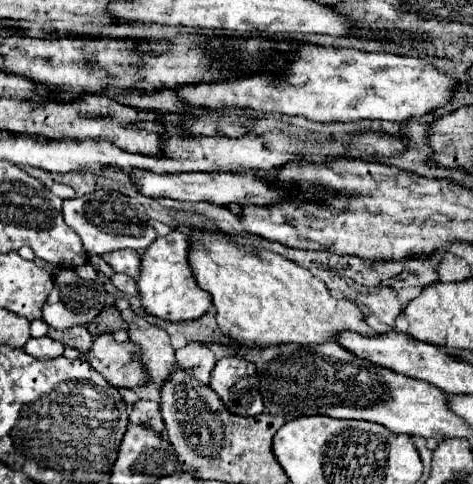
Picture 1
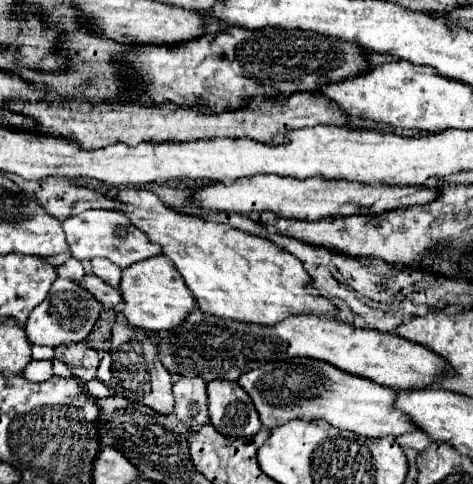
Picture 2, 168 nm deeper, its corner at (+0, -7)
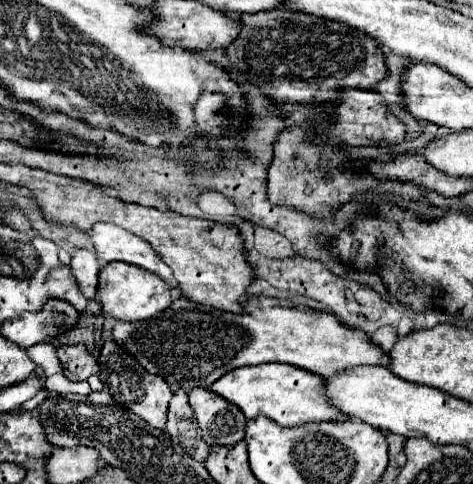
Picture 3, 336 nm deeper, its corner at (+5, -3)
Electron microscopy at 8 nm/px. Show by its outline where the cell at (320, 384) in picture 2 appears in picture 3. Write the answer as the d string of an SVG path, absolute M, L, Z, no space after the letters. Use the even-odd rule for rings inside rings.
M262 363L234 369L216 381L212 391L226 397L230 403L236 403L236 407L240 407L248 419L264 415L282 427L350 419L348 415L342 415L342 411L336 411L328 399L324 399L324 377L312 375L288 363Z

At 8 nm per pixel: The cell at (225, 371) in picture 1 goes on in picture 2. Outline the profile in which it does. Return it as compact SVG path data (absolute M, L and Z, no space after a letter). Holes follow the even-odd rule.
M231 381L207 383L209 421L215 431L225 437L251 437L261 429L257 411L249 403L249 395Z

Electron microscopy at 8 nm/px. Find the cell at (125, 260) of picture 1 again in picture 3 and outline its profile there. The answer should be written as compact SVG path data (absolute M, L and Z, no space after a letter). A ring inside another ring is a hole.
M78 251L72 255L72 273L84 293L84 297L94 299L96 297L96 287L98 287L98 275L100 275L100 261L96 253L92 251Z

